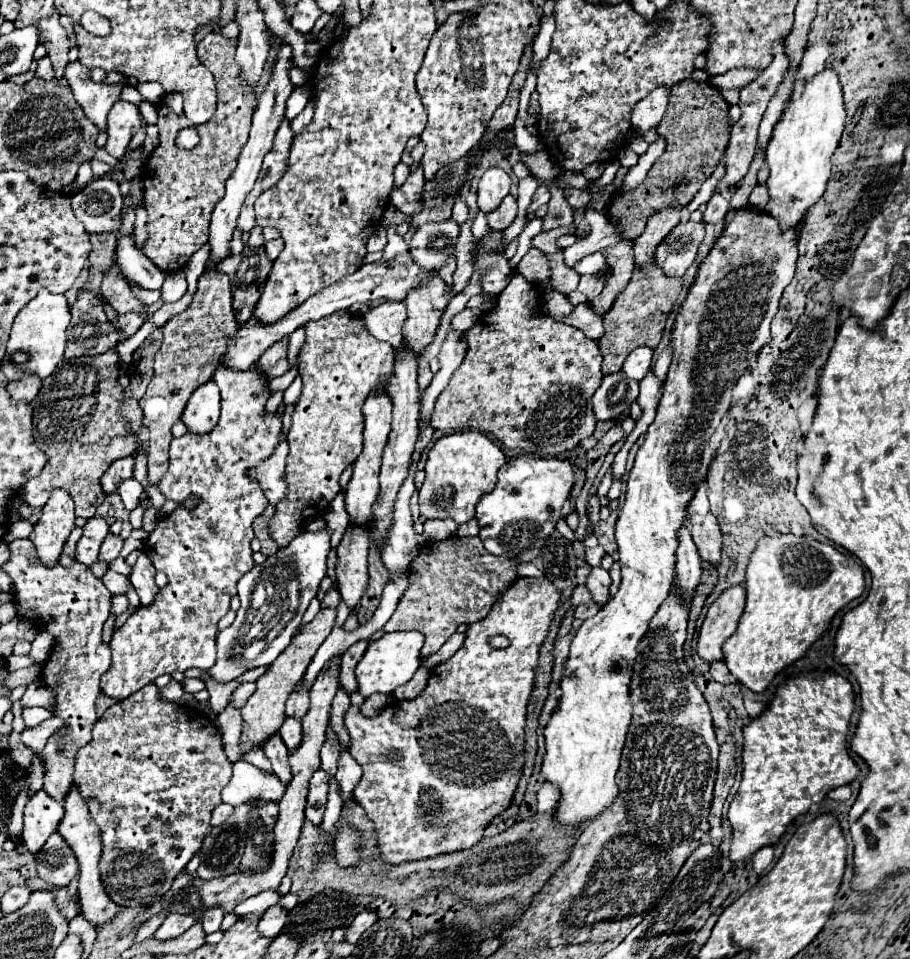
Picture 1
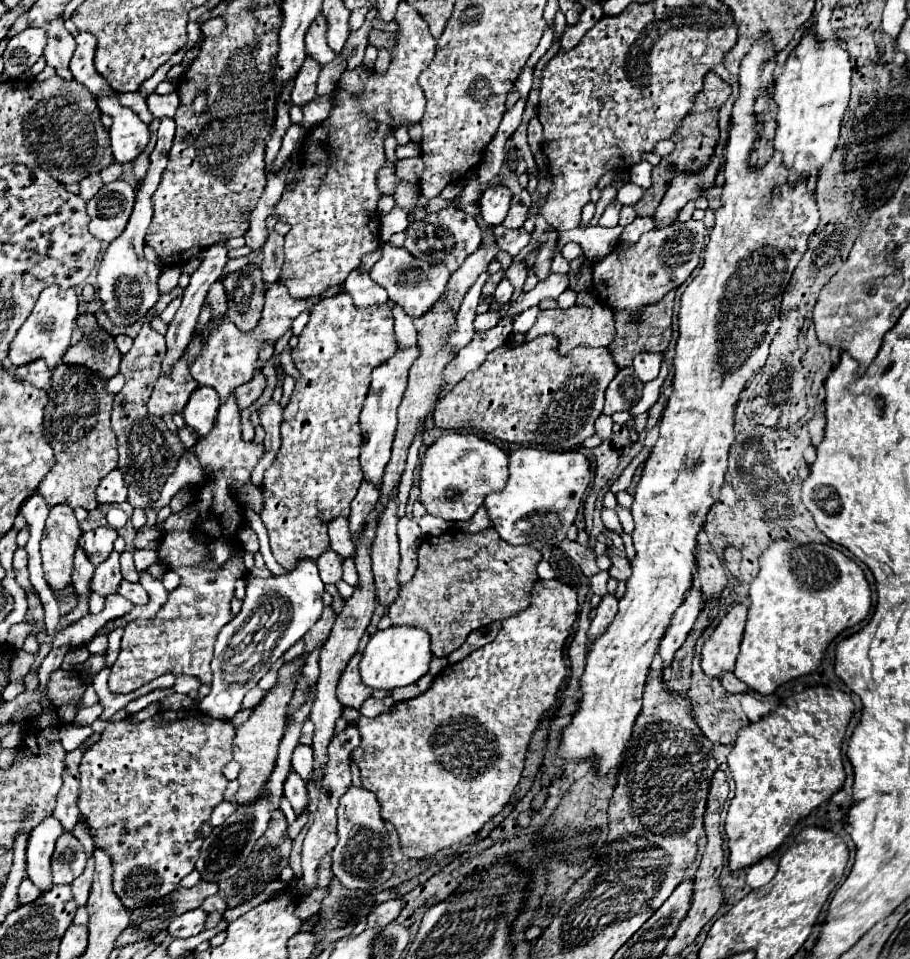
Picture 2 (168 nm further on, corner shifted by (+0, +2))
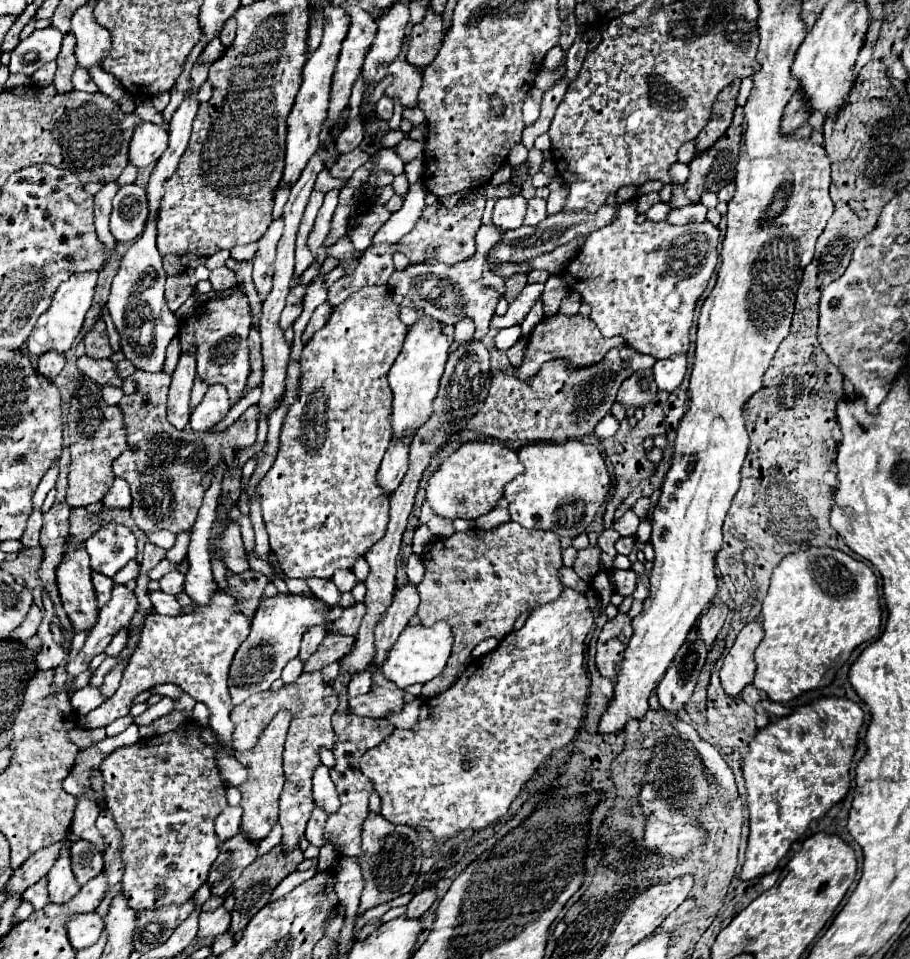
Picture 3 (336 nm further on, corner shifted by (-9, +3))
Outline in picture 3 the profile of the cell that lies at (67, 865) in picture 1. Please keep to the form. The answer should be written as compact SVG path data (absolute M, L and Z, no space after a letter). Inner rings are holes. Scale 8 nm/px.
M88 840L72 842L70 858L72 858L72 872L80 886L86 884L88 880L92 880L94 876L98 876L104 868L100 848L96 848L96 844L92 844Z

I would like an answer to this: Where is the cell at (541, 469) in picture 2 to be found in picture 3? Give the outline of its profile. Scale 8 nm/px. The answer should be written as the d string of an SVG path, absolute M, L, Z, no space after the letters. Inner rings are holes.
M534 442L518 452L524 474L516 476L504 488L512 522L524 528L552 530L558 536L576 538L594 520L596 510L608 496L610 476L600 450L584 442Z

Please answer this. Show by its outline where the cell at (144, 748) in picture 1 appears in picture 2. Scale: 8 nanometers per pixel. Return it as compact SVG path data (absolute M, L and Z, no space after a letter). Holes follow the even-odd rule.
M167 711L167 721L162 723L160 712L155 714L151 719L143 721L143 723L129 723L127 719L123 721L117 721L117 723L111 723L97 745L93 745L81 759L81 795L79 795L79 809L91 829L91 835L93 835L93 841L95 841L95 847L103 849L111 861L113 861L113 891L117 893L117 897L121 899L121 903L127 907L127 909L137 909L137 907L145 907L145 905L151 905L153 901L173 893L181 879L185 875L189 875L193 869L195 869L195 861L199 857L199 851L201 851L201 845L205 841L205 837L209 837L211 833L211 823L209 823L209 815L211 811L223 801L223 793L225 793L225 787L227 787L227 779L223 775L223 767L233 759L233 737L235 737L235 729L229 721L219 721L219 719L213 719L209 715L201 715L201 723L179 723L179 717L181 713L175 713L175 711Z

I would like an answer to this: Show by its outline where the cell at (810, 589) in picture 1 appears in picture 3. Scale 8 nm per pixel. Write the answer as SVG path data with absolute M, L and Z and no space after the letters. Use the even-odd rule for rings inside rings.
M806 548L786 554L774 568L770 578L770 590L762 602L764 638L754 652L756 674L754 686L764 690L774 702L790 702L806 690L828 686L836 670L850 658L850 652L880 634L880 602L876 576L866 562L848 556L834 548Z

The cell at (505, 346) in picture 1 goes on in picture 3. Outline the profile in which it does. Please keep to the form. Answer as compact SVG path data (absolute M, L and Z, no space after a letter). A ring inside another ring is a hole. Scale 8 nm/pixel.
M620 346L608 350L608 356L592 368L568 368L564 360L552 360L540 368L532 380L520 380L516 372L494 372L490 392L482 408L464 422L464 430L492 436L496 440L580 440L594 432L594 426L610 414L620 384L642 368L652 368L656 358L640 354L634 348Z

